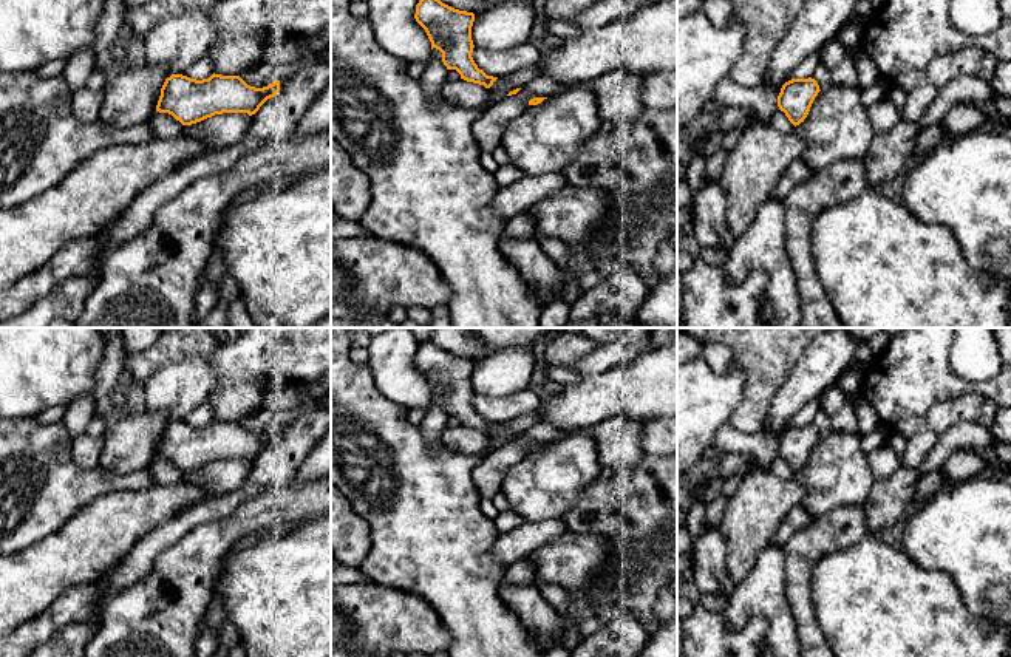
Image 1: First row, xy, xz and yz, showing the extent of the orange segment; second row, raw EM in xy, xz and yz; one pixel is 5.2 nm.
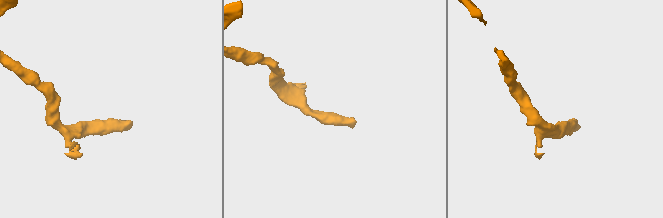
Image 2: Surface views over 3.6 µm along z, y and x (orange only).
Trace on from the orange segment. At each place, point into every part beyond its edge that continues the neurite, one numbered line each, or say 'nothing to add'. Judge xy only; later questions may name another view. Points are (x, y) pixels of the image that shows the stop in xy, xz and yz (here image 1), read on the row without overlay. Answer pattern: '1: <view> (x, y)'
nothing to add

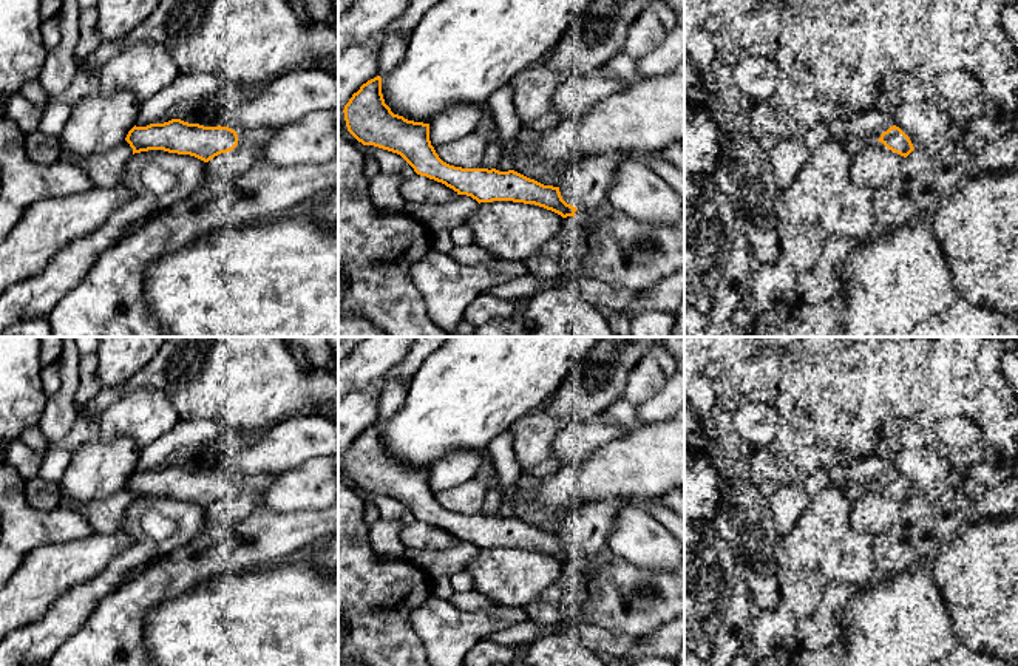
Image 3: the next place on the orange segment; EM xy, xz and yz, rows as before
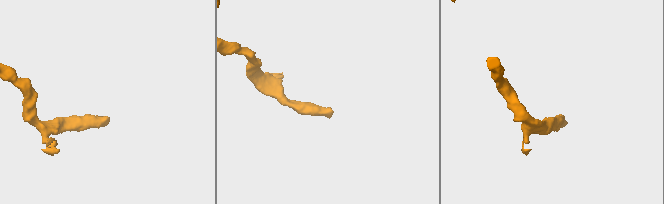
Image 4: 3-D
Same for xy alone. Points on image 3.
1: xy (260, 482)

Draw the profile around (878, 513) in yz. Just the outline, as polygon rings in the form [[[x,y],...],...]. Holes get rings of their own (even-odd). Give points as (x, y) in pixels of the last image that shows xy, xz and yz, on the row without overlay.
[[[873,487],[853,502],[850,530],[871,533],[874,538],[890,533],[904,516],[905,504]]]

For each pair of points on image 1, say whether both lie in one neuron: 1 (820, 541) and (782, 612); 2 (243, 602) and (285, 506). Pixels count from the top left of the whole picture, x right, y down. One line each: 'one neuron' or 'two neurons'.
1: two neurons
2: two neurons

